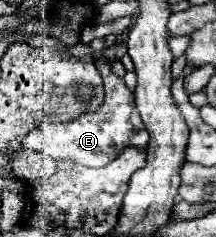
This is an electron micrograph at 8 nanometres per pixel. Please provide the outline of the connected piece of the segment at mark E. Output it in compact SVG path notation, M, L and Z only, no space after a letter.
M106 57L94 59L94 63L104 79L106 89L106 99L100 109L96 113L84 113L70 123L42 123L22 139L24 149L42 151L56 161L74 161L84 167L104 167L118 157L118 151L126 147L146 149L148 131L134 105L134 93L126 87L122 77L116 77L110 71L110 63Z

